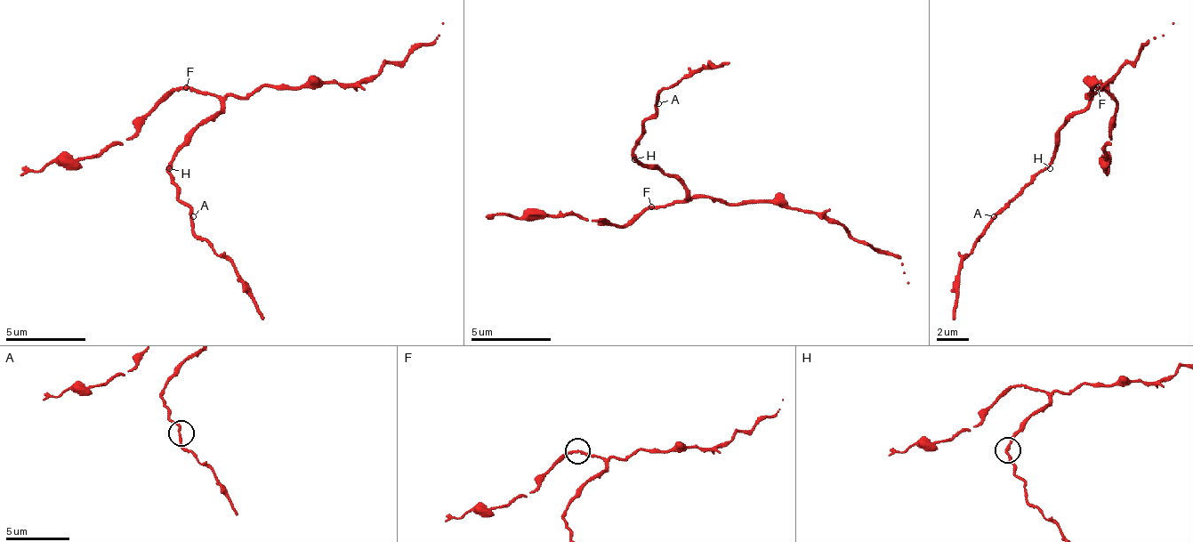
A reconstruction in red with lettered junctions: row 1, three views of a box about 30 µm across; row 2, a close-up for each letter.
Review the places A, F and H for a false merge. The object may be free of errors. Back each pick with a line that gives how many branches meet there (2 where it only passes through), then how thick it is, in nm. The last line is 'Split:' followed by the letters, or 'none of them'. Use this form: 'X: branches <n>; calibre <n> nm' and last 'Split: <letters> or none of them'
F: branches 2; calibre 170 nm
Split: F

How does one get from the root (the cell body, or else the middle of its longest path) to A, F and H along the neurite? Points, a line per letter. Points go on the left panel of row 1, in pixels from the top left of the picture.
A: (217, 112), (193, 133), (193, 136), (169, 165), (169, 181), (193, 216)
F: (217, 112), (221, 104), (213, 96), (189, 93), (185, 88)
H: (217, 112), (193, 133), (169, 168)

